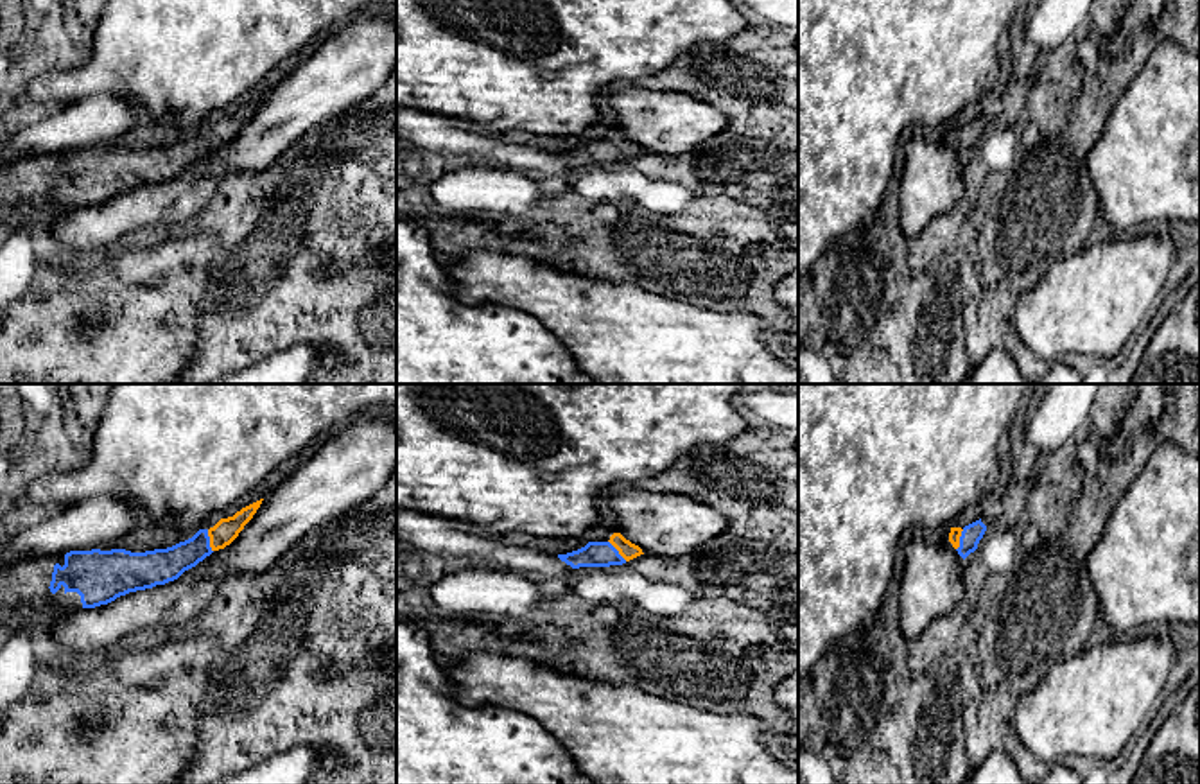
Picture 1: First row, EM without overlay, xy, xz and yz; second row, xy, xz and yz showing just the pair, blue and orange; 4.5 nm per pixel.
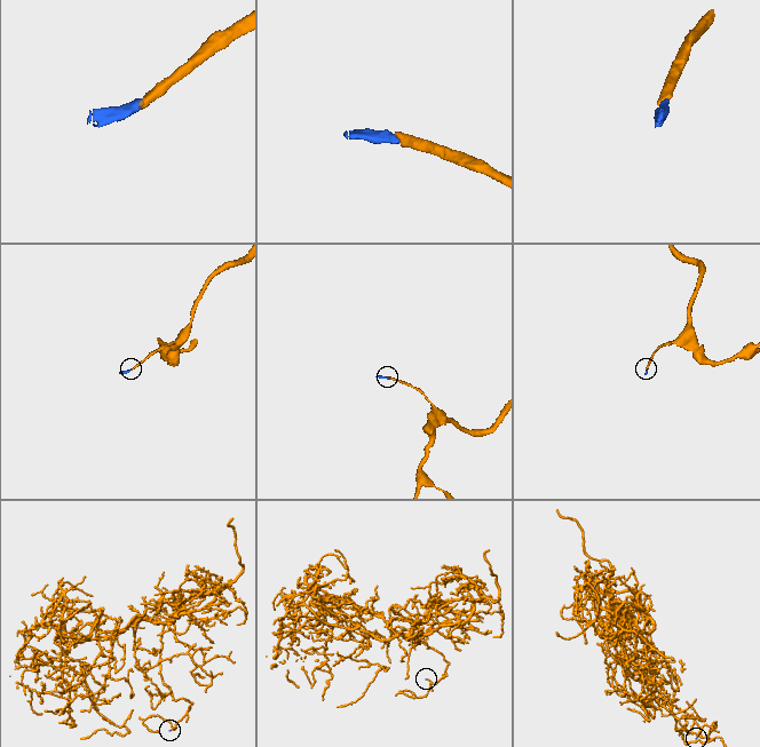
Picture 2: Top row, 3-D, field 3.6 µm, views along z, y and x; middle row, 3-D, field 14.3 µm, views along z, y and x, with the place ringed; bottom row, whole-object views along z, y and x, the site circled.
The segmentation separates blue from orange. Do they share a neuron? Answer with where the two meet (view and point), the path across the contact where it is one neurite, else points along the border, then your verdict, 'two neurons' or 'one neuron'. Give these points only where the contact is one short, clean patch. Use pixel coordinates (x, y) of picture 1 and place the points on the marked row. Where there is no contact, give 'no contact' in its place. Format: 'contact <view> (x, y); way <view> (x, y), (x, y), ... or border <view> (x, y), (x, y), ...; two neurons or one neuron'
contact xy (208, 540); way xy (160, 566), (187, 555), (208, 540), (225, 531); one neuron

